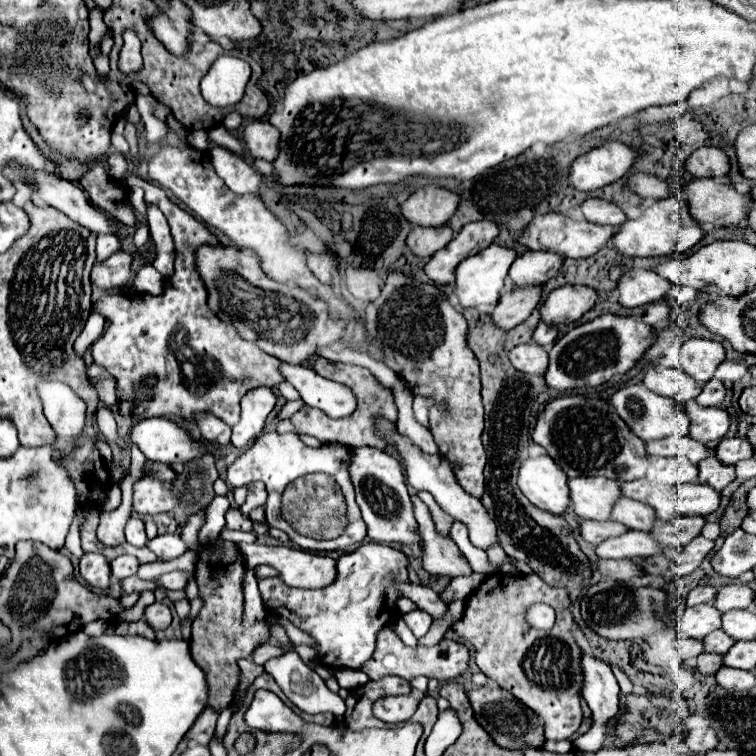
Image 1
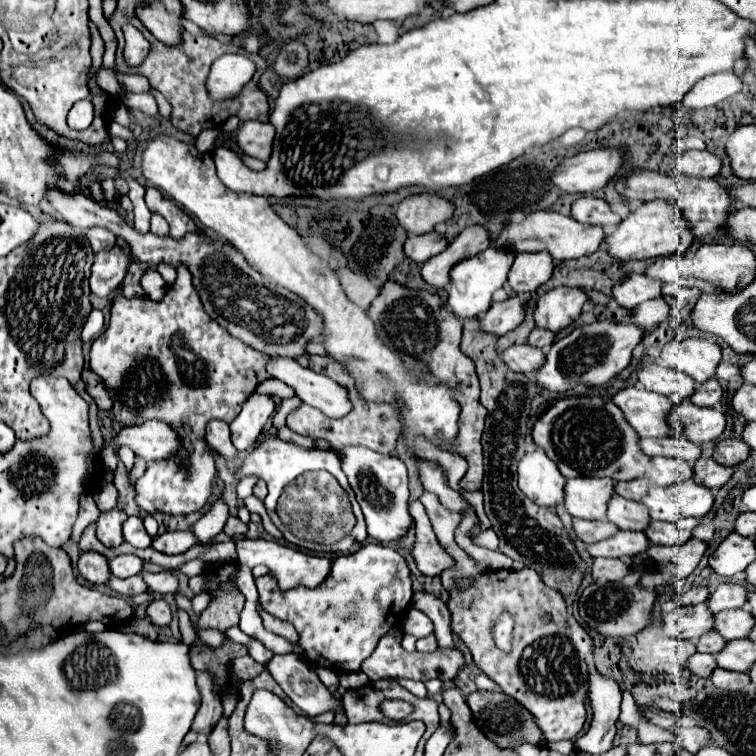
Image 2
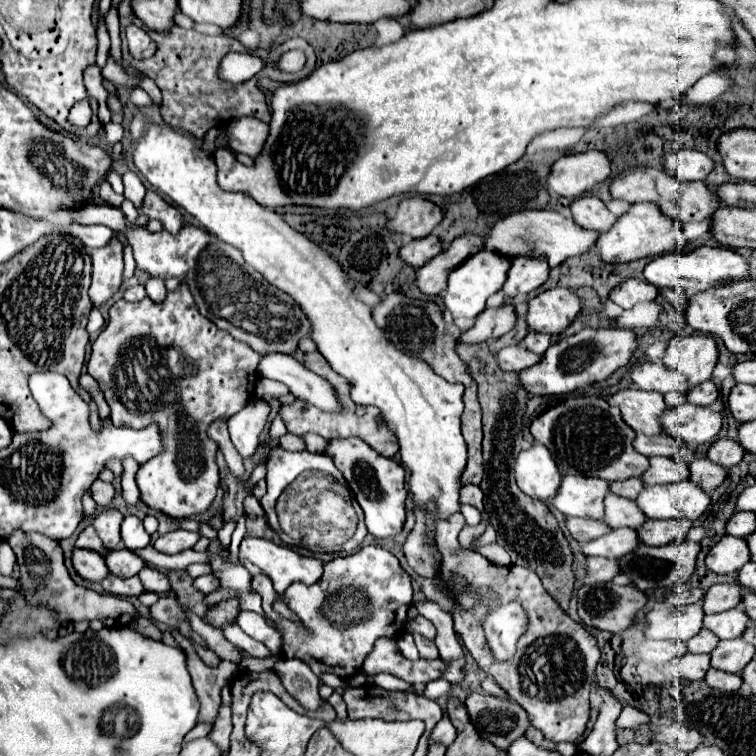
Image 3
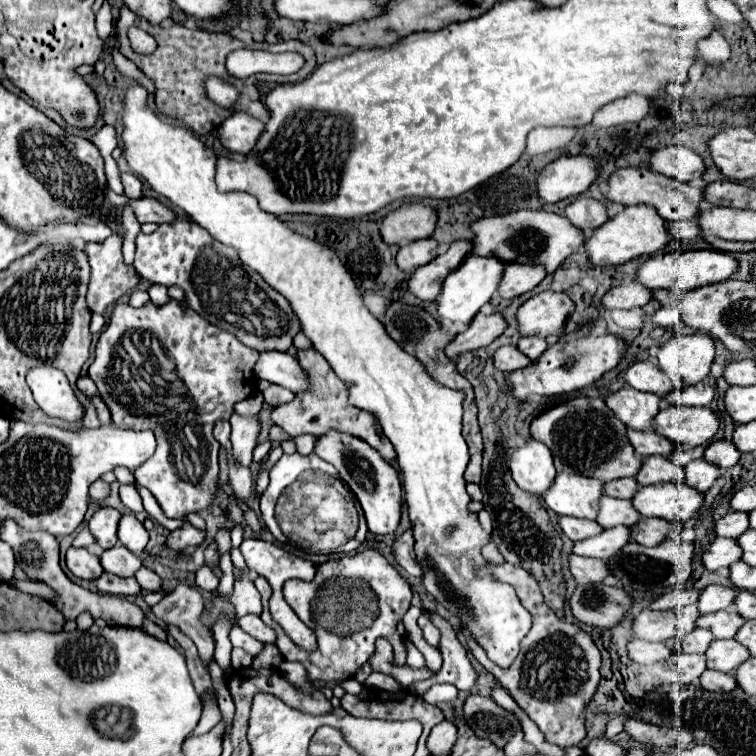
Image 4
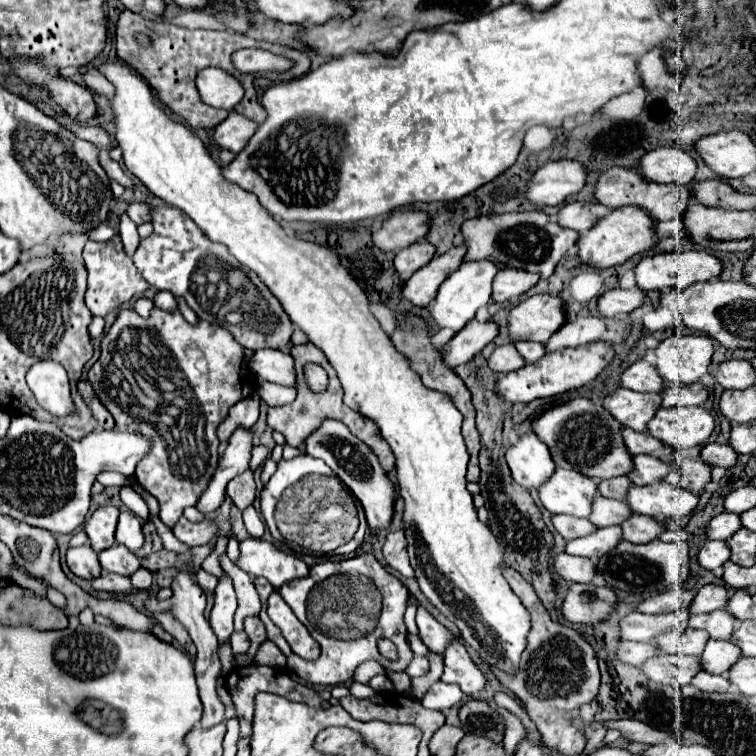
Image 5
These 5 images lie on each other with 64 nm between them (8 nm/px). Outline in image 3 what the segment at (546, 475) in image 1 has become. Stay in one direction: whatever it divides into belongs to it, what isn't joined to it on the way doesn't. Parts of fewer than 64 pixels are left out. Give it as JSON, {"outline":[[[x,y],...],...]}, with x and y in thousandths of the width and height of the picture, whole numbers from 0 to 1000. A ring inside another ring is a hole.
{"outline":[[[709,585],[683,603],[680,627],[685,646],[693,648],[693,653],[706,656],[717,664],[725,664],[725,659],[735,653],[735,646],[743,632],[725,593]]]}

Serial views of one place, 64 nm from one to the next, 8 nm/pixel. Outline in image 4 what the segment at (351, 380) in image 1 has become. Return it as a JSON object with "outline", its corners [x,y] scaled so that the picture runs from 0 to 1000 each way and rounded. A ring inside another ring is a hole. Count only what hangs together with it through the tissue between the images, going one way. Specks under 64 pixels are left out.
{"outline":[[[413,458],[405,460],[405,463],[394,463],[392,468],[399,489],[407,495],[410,500],[410,513],[405,519],[397,519],[392,521],[392,526],[384,532],[384,534],[373,534],[373,537],[365,537],[360,542],[360,558],[365,563],[370,563],[376,571],[381,571],[386,579],[392,577],[399,577],[399,574],[413,574],[415,577],[423,577],[429,574],[431,569],[437,566],[444,566],[444,569],[455,569],[466,577],[474,577],[479,579],[481,585],[487,585],[495,595],[503,598],[503,603],[511,608],[511,611],[521,611],[524,606],[524,598],[516,587],[516,582],[505,574],[505,566],[503,561],[497,558],[497,553],[481,542],[474,542],[474,540],[466,540],[460,534],[460,516],[458,511],[452,508],[452,503],[442,495],[442,489],[437,487],[437,481],[429,476],[429,471],[423,466],[418,466]]]}

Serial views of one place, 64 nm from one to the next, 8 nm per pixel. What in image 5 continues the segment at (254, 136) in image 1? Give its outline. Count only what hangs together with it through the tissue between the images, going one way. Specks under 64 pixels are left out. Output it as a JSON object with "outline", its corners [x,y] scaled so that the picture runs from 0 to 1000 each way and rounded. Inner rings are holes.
{"outline":[[[304,148],[304,153],[296,161],[291,161],[291,167],[286,167],[283,188],[291,196],[299,196],[315,204],[328,190],[333,177],[339,175],[339,167],[341,167],[339,161],[323,156],[320,151]]]}

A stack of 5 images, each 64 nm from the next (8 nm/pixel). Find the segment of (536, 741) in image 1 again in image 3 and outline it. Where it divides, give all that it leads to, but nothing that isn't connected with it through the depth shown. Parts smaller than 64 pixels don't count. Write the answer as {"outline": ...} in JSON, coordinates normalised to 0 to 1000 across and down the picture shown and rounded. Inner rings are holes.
{"outline":[[[627,915],[614,931],[632,971],[648,979],[656,989],[672,989],[677,979],[693,974],[701,960],[696,939],[677,926],[661,926]]]}

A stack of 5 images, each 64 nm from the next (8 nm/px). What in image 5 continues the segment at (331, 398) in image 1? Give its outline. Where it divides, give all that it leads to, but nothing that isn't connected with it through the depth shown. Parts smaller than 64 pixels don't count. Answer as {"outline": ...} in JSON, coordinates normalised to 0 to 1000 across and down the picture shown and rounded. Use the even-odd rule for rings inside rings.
{"outline":[[[339,463],[331,476],[331,489],[339,500],[352,505],[365,505],[376,511],[389,511],[392,492],[384,468],[370,463]]]}

